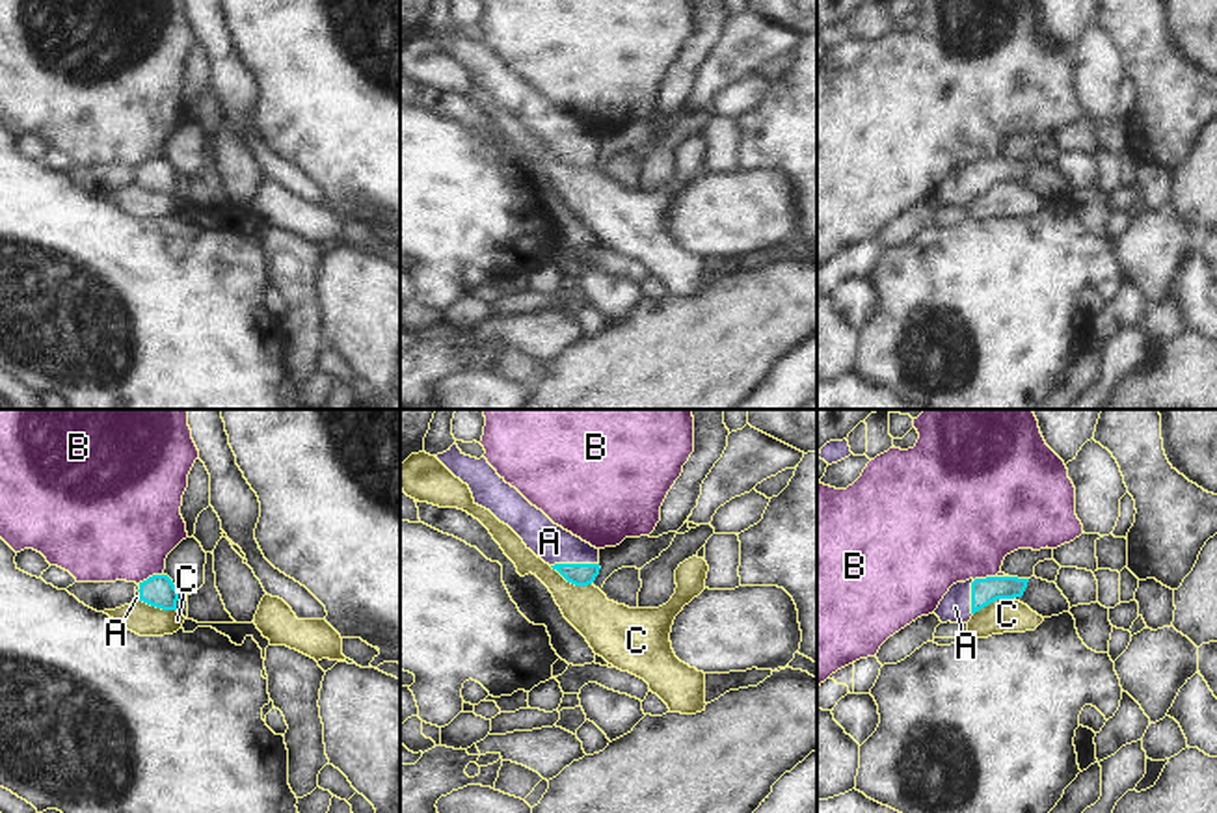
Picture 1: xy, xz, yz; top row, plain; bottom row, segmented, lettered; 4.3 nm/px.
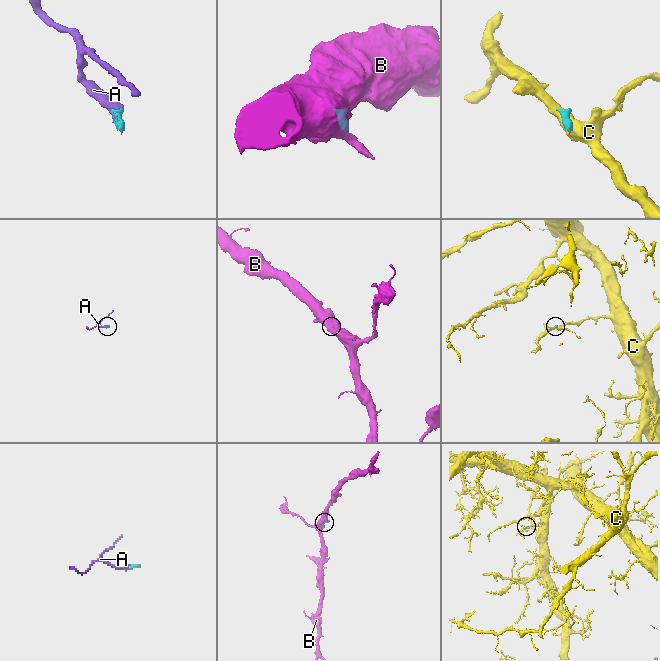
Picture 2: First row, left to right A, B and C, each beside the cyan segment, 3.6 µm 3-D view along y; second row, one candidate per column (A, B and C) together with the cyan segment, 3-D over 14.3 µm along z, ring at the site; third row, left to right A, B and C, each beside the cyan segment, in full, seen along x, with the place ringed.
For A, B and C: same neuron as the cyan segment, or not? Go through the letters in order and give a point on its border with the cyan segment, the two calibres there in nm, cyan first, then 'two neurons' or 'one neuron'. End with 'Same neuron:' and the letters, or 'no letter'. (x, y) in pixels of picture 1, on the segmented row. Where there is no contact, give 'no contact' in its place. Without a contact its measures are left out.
A: xz (574, 564) | 100/160 nm | one neuron
B: xy (149, 577) | 140/460 nm | two neurons
C: xz (570, 581) | 100/220 nm | two neurons
Same neuron: A

